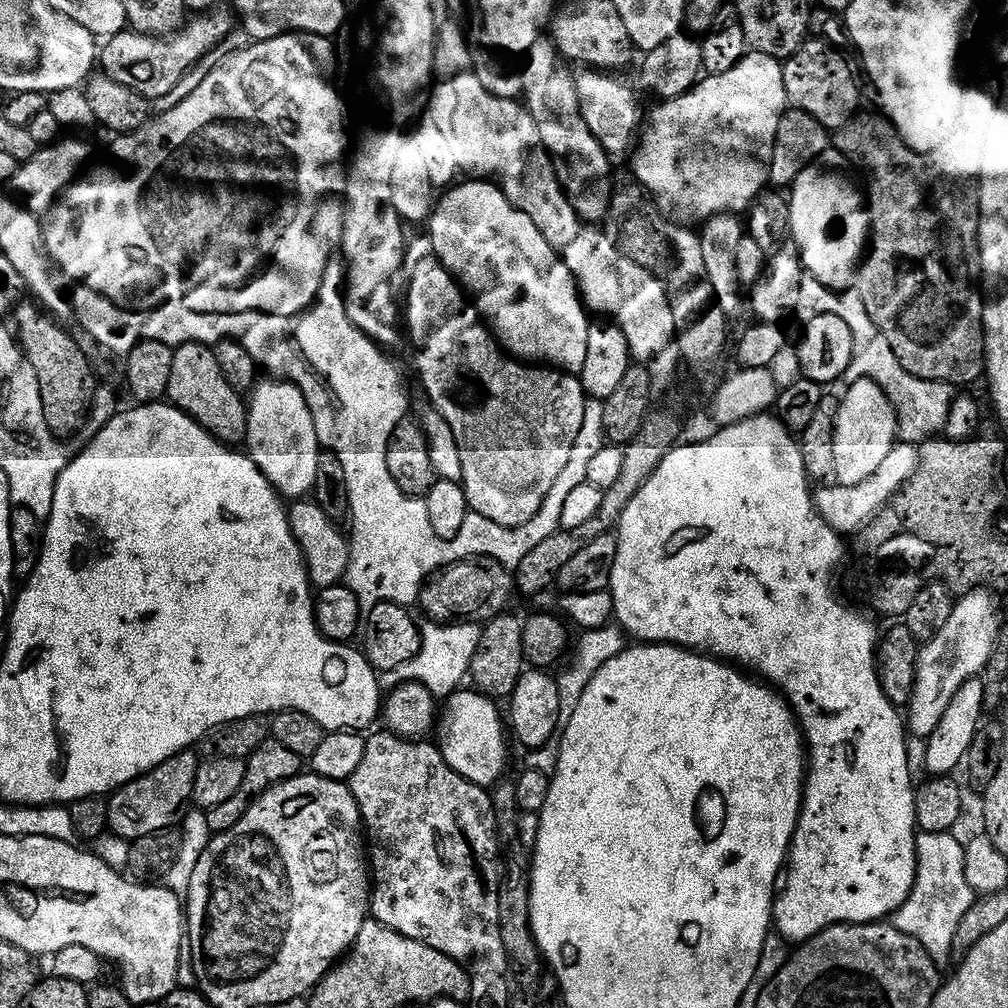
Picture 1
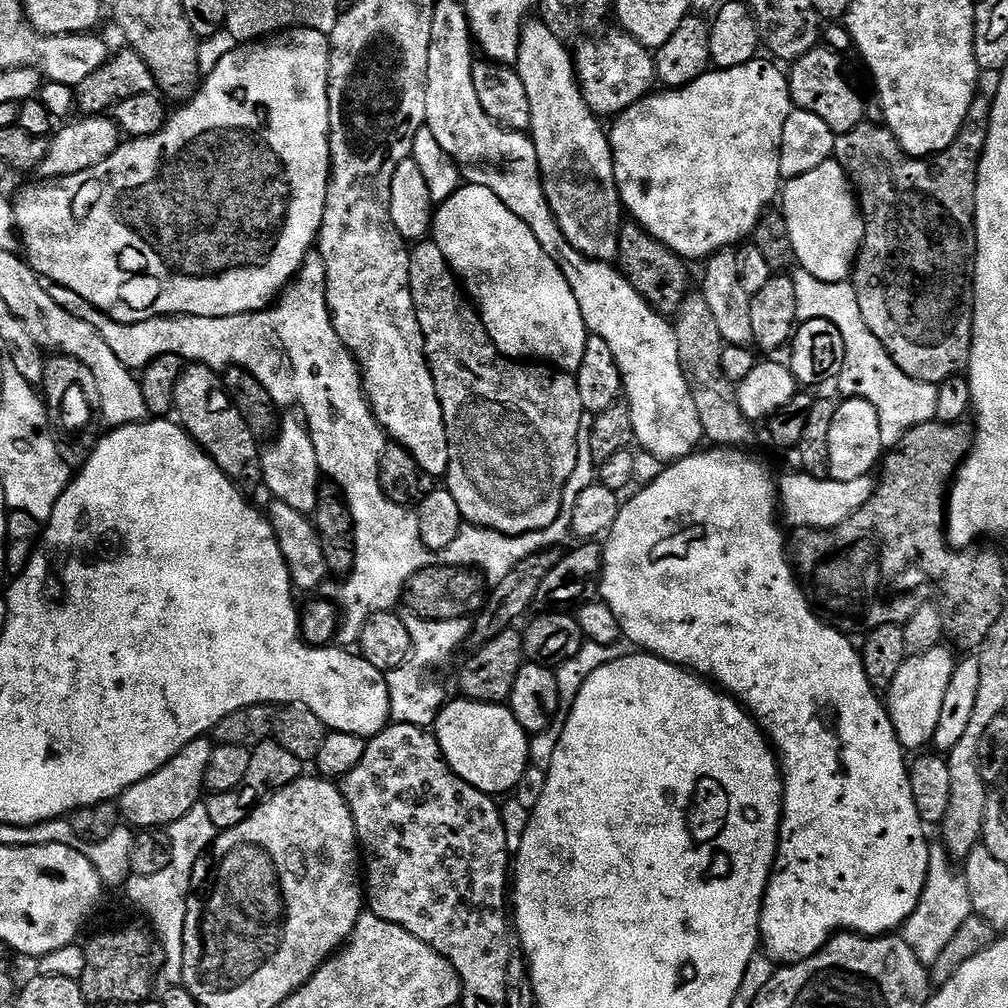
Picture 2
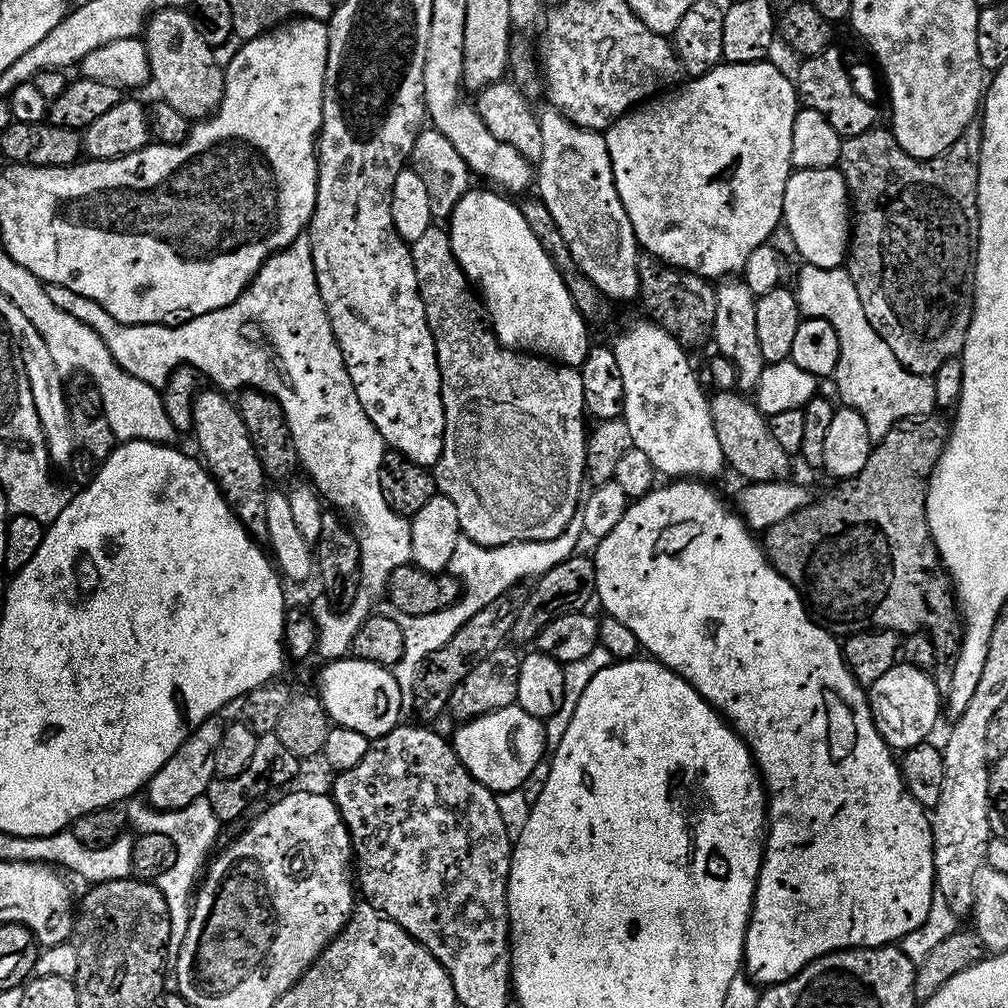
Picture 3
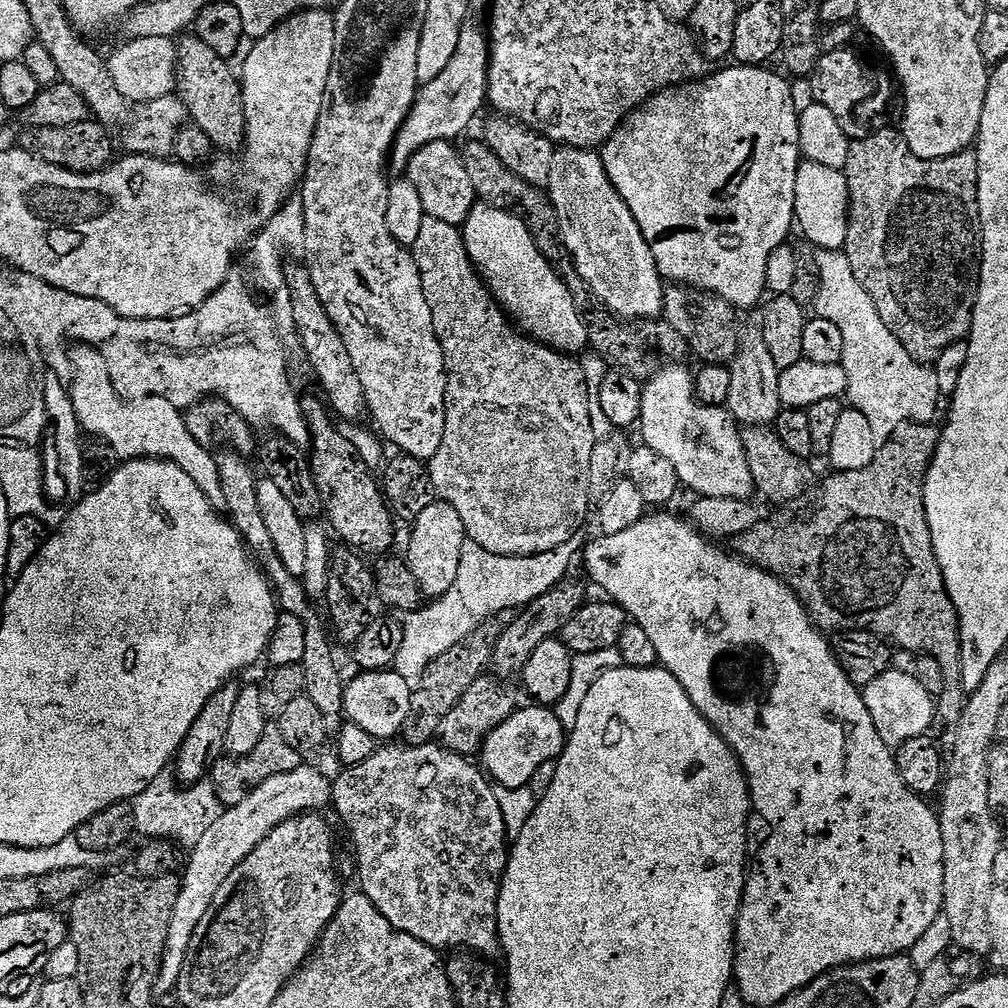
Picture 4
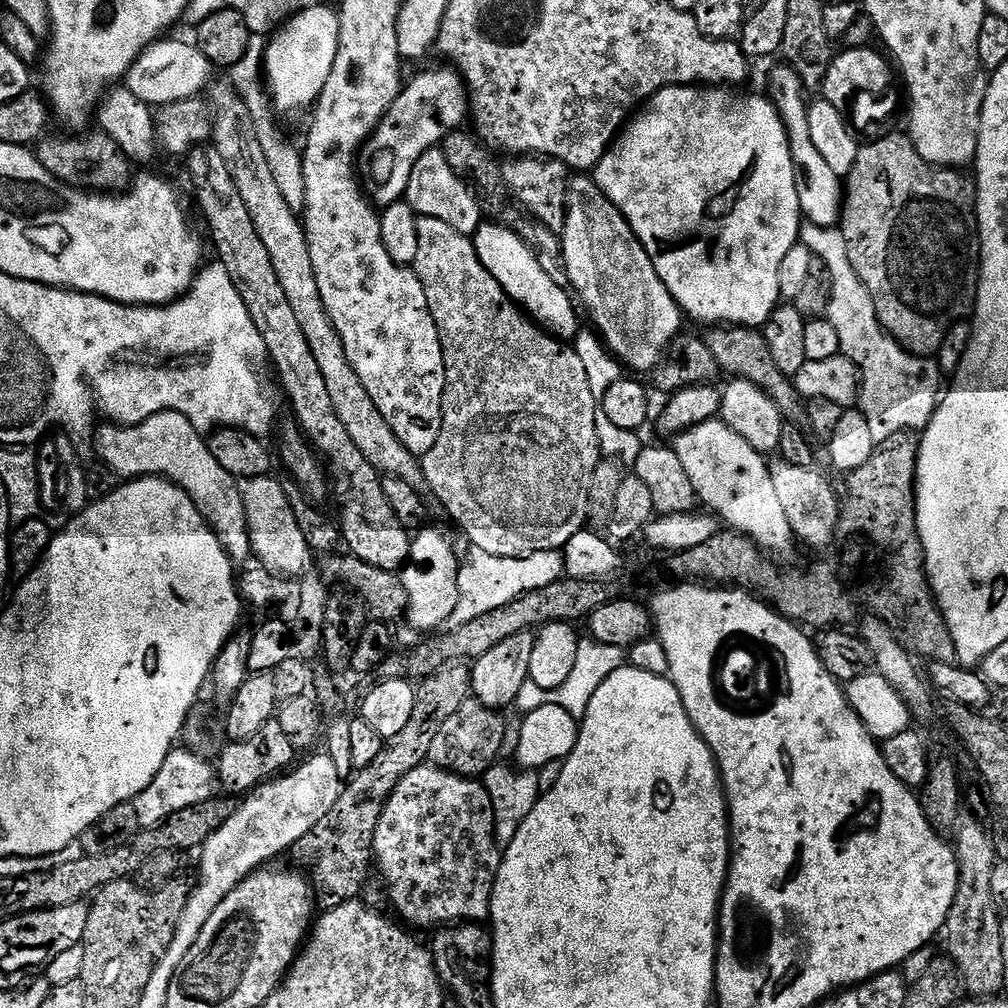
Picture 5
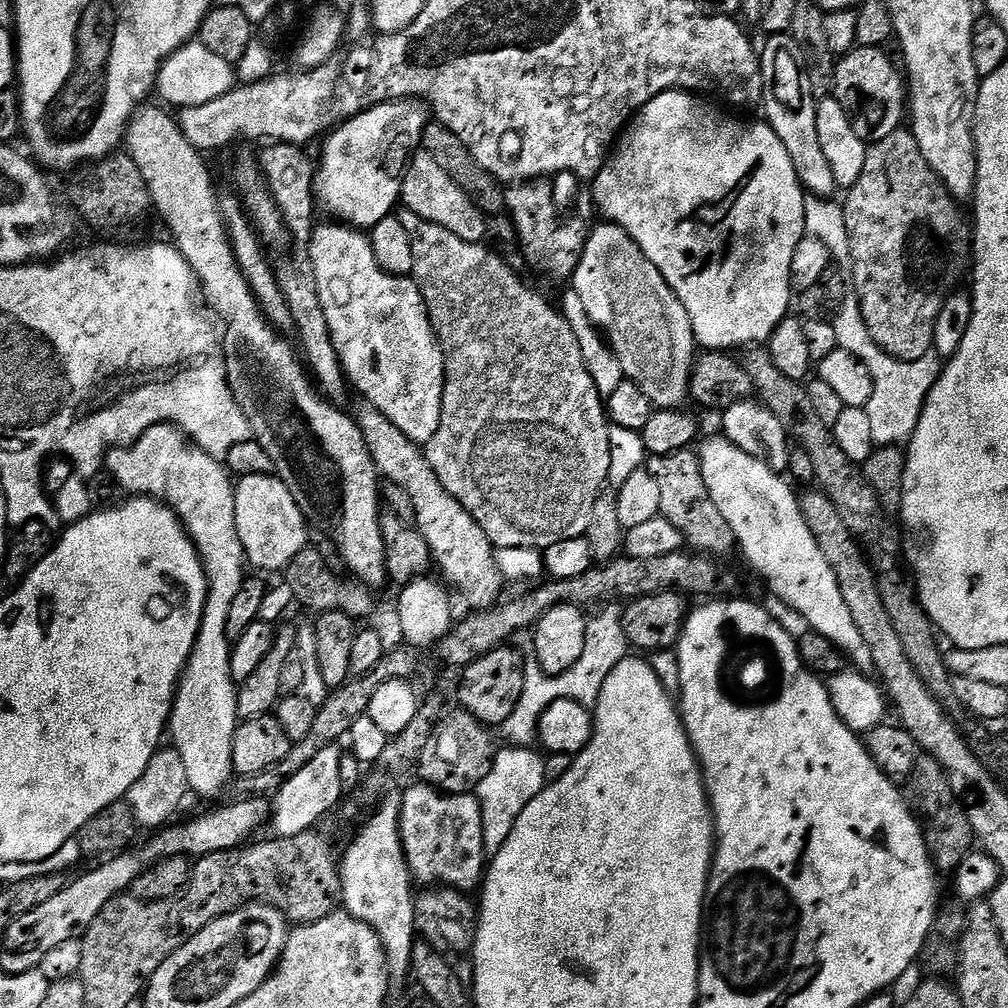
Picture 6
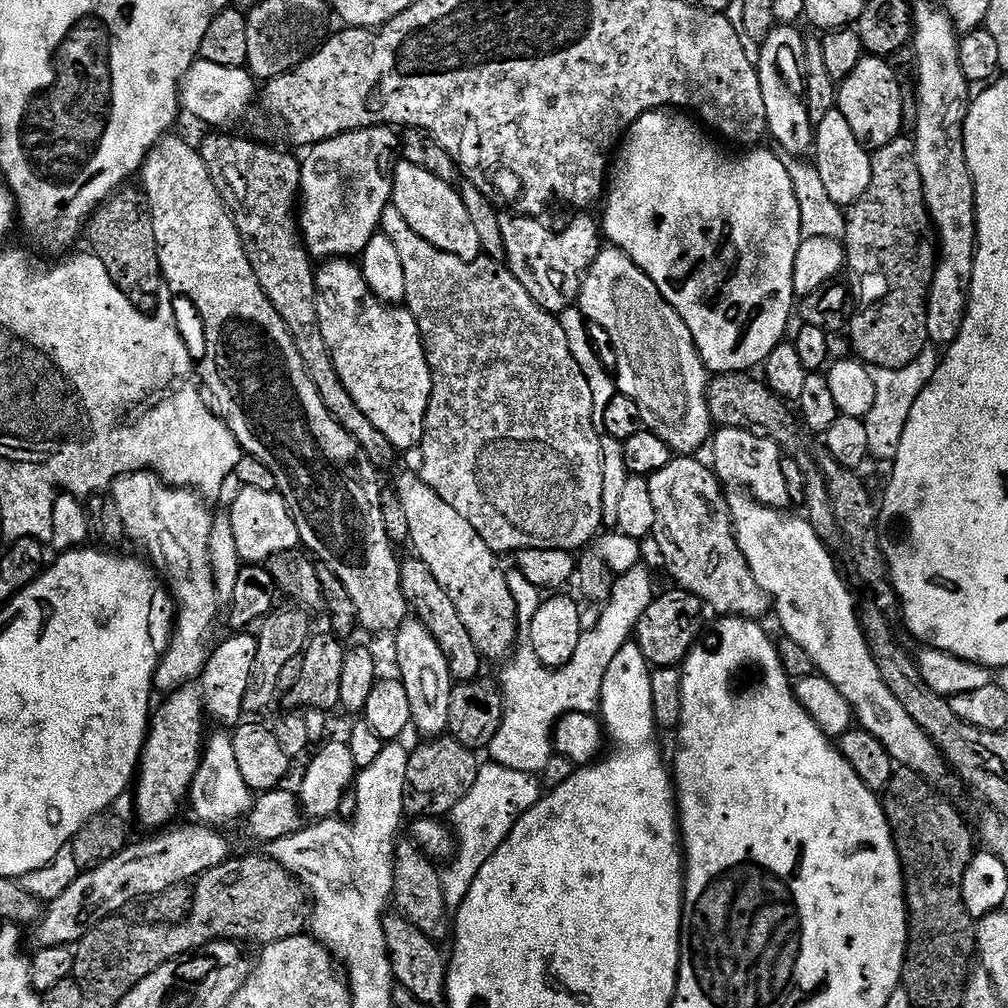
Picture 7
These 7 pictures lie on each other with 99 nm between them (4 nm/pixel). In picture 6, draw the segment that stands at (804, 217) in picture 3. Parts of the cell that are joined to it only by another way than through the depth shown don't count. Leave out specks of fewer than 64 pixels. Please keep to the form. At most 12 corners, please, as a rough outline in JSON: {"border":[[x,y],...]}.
{"border":[[772,34],[760,56],[762,109],[801,185],[838,192],[804,92],[805,45]]}

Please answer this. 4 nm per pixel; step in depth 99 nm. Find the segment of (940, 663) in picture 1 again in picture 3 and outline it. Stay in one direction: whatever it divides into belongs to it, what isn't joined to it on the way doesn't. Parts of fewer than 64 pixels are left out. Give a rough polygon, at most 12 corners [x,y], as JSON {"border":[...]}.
{"border":[[903,662],[867,689],[878,734],[897,753],[942,716],[931,675]]}

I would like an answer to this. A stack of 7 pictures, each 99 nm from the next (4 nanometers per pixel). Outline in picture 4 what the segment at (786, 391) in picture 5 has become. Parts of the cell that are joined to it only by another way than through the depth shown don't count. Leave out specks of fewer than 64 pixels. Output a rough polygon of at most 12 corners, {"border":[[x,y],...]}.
{"border":[[669,283],[662,319],[704,364],[740,347],[737,309],[712,292]]}

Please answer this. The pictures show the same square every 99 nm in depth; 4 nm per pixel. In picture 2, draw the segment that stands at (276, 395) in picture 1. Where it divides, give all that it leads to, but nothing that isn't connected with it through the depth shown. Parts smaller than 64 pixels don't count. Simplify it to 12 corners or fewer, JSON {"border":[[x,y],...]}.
{"border":[[303,419],[279,425],[263,487],[294,510],[318,506],[322,473]]}

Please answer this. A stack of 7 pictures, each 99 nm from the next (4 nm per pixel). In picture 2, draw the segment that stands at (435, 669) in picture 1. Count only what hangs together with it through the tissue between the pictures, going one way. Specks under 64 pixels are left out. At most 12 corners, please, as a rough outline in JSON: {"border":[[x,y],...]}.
{"border":[[404,616],[408,663],[387,673],[390,717],[428,730],[446,696],[424,689],[473,621]]}

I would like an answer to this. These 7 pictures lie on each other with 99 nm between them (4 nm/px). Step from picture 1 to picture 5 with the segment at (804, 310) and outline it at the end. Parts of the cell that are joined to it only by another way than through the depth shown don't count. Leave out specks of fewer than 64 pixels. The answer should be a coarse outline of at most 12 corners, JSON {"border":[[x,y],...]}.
{"border":[[839,227],[799,243],[828,267],[826,319],[860,374],[874,442],[927,428],[935,359],[889,336]]}

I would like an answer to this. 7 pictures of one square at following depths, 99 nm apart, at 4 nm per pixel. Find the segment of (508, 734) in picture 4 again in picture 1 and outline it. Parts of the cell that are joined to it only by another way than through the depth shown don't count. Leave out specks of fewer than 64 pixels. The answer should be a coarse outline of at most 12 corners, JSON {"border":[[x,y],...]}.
{"border":[[457,690],[438,716],[444,760],[488,790],[508,764],[489,697]]}

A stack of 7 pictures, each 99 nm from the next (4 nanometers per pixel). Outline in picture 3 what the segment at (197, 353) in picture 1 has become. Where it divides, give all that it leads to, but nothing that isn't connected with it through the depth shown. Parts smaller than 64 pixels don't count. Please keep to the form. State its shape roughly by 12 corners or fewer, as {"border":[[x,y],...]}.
{"border":[[223,391],[192,407],[199,455],[238,522],[267,541],[268,475]]}

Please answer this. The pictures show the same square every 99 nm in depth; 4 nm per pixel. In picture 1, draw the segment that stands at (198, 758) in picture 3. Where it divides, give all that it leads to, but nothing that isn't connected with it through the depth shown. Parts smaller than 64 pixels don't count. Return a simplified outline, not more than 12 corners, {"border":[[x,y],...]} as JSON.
{"border":[[192,750],[111,793],[107,827],[131,842],[175,829],[201,766]]}

